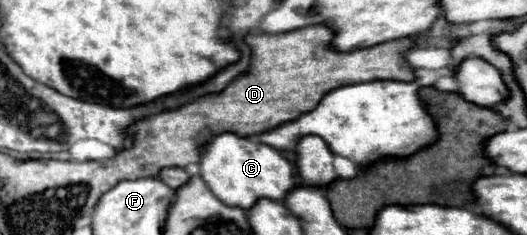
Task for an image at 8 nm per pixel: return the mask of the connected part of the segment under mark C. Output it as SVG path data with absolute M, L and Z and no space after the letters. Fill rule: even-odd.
M234 133L214 135L212 141L200 147L200 177L210 191L230 207L250 209L258 199L268 197L282 201L284 195L294 187L294 167L282 157L280 151L264 143L254 143L248 137Z

